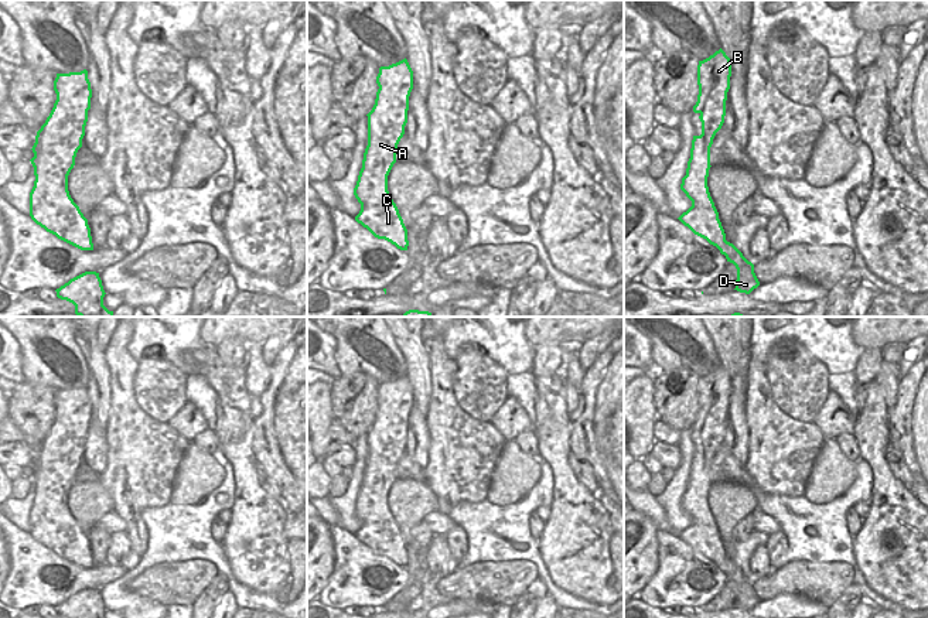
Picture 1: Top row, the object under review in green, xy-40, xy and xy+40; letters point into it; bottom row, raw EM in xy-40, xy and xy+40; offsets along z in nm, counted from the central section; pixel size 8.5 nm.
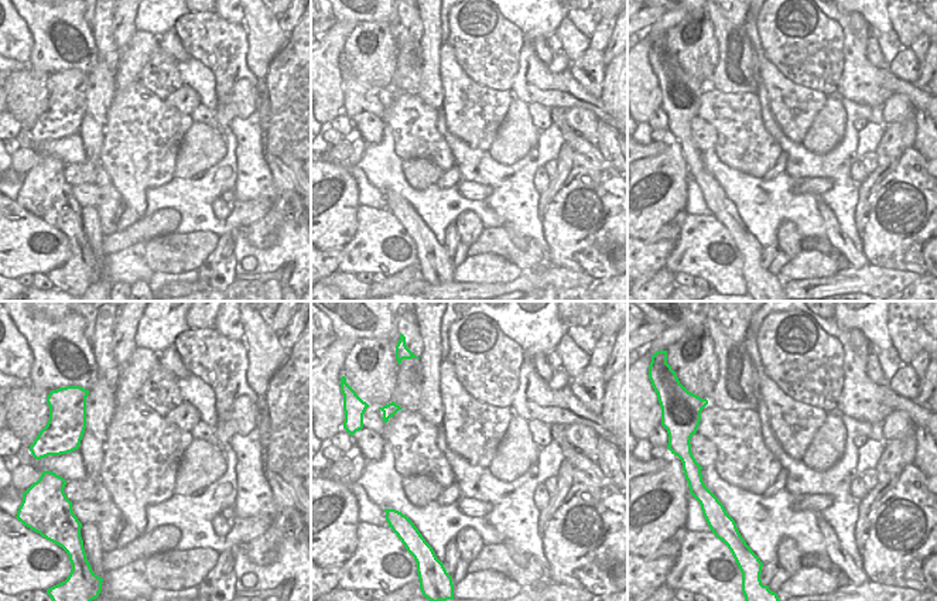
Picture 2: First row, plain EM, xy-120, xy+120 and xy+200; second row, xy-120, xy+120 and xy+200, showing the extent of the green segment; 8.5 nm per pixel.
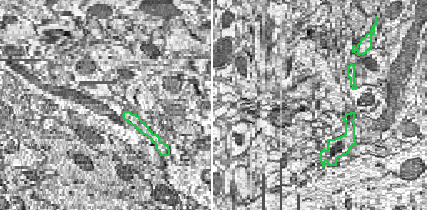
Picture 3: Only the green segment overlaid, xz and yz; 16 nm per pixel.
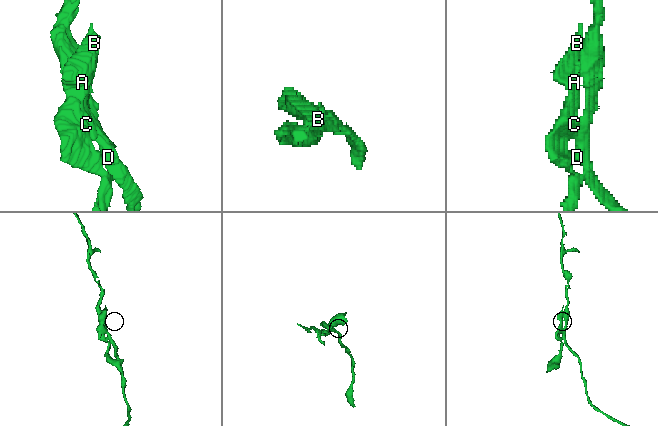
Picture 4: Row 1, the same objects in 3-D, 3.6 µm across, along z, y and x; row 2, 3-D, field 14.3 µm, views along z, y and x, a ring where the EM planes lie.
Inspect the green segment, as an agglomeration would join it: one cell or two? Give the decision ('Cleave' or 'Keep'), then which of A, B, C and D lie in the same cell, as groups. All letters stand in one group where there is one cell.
Cleave. Groups: A B C / D

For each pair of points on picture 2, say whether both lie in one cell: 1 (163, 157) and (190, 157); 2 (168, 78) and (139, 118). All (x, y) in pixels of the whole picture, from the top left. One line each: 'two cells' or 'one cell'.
1: two cells
2: two cells

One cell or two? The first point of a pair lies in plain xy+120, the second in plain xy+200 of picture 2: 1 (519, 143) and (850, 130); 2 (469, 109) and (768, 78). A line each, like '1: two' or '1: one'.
1: two
2: one

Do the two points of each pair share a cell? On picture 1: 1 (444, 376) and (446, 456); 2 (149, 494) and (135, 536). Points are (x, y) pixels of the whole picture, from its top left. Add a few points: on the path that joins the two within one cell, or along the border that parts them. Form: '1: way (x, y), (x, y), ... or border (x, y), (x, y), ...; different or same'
1: way (442, 396), (446, 436); same
2: way (139, 504), (136, 506), (136, 526); same

